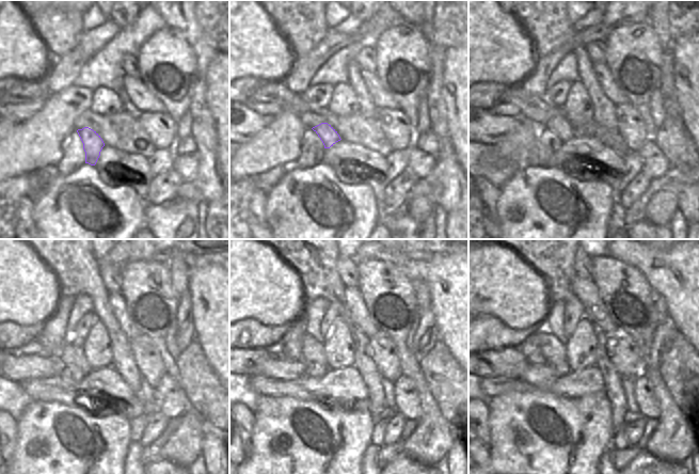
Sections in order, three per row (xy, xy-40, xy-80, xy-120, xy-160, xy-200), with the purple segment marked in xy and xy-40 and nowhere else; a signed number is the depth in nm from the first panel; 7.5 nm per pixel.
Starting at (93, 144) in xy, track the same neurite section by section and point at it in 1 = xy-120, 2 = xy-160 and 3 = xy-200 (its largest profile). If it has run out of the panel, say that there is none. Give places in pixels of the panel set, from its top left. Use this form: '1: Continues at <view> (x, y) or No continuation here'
1: Continues at xy-120 (73, 353)
2: Continues at xy-160 (295, 347)
3: Continues at xy-200 (538, 348).

